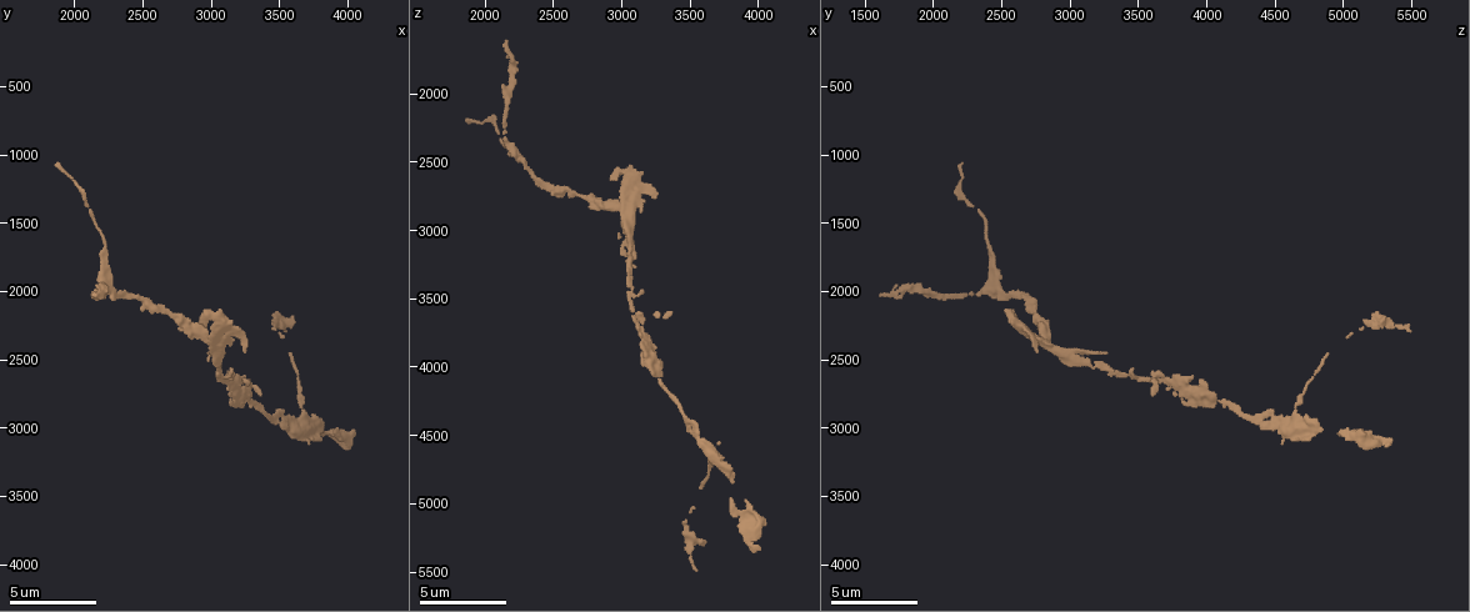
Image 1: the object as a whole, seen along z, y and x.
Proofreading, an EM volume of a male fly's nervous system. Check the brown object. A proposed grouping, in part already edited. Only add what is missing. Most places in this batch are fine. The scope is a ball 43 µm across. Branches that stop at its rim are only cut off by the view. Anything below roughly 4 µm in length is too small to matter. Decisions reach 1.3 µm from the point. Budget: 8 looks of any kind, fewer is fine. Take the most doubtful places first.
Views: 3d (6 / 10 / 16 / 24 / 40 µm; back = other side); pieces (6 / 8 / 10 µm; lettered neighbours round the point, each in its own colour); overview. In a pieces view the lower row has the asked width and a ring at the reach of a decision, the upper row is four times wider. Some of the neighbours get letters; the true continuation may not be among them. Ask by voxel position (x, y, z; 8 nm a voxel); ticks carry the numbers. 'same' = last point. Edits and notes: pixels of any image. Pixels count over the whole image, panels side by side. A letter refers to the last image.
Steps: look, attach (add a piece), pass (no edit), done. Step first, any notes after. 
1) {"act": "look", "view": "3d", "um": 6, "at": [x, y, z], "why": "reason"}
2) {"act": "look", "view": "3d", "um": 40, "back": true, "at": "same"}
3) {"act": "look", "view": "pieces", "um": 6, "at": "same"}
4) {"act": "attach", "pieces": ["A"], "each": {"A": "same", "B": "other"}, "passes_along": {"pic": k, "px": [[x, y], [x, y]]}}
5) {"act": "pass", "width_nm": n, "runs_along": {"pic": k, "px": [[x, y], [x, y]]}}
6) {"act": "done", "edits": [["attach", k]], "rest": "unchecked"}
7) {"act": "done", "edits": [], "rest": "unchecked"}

{"act": "look", "view": "pieces", "um": 10, "at": [2160, 2000, 1640], "why": "thin end"}

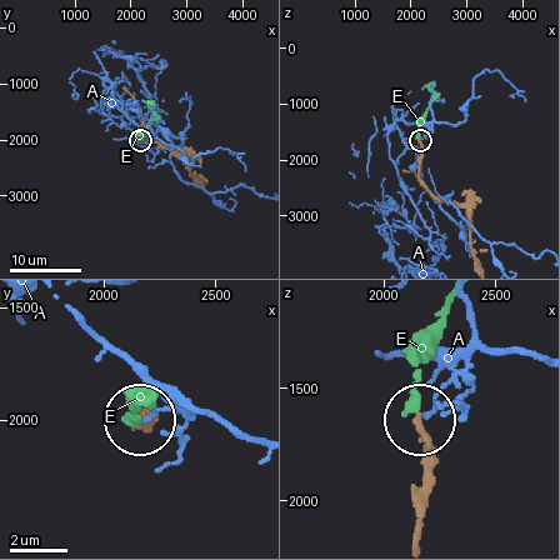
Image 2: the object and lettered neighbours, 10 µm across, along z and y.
{"act": "attach", "pieces": ["E"], "each": {"A": "other", "E": "same"}, "passes_along": {"pic": 2, "px": [[420, 486], [425, 439], [418, 368], [444, 303]]}, "found": "it goes on there"}

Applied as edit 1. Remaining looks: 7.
{"act": "look", "view": "pieces", "um": 8, "at": [3360, 2760, 3620], "why": "branch stops here"}

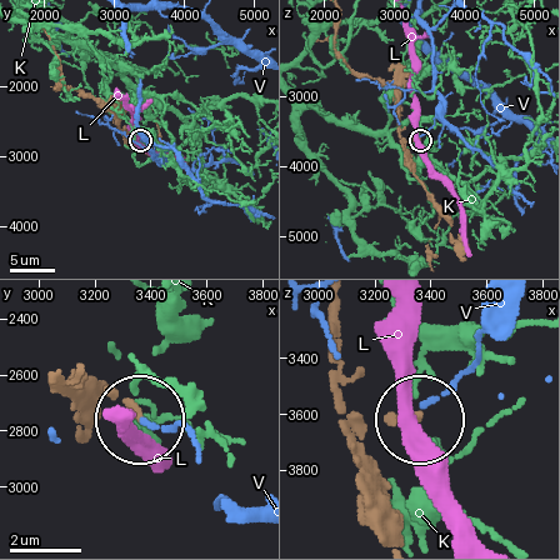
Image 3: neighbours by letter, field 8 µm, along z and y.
{"act": "pass", "each": {"K": "other", "L": "other", "V": "other"}, "found": "none of them fits"}

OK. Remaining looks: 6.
{"act": "look", "view": "pieces", "um": 6, "at": [2980, 2160, 2580], "why": "branch stops here"}

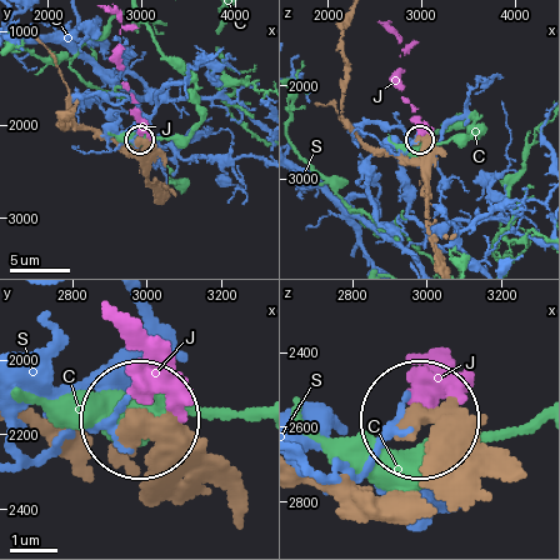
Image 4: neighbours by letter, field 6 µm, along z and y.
{"act": "attach", "pieces": ["J"], "width_nm": 340, "each": {"C": "other", "J": "same", "S": "other"}, "passes_along": {"pic": 4, "px": [[165, 495], [178, 388], [134, 328]]}, "found": "it goes on there"}

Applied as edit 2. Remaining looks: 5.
{"act": "look", "view": "pieces", "um": 6, "at": [1880, 1080, 2200], "why": "free end"}

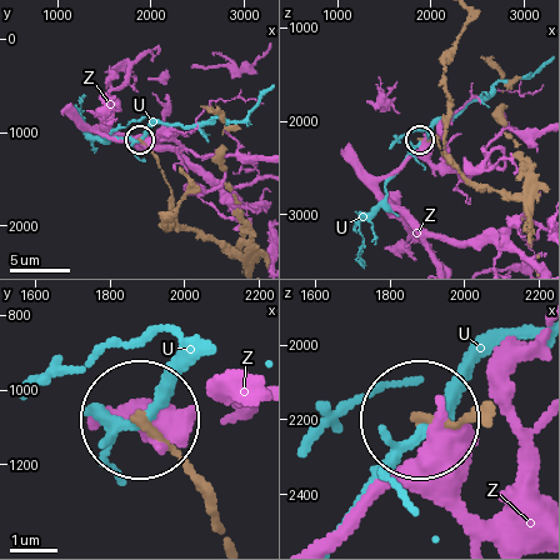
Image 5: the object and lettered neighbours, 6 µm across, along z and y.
{"act": "pass", "each": {"U": "other", "Z": "other"}, "runs_along": {"pic": 5, "px": [[221, 528], [138, 424]]}, "found": "no lettered piece goes on from it"}

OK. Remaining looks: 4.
{"act": "done", "edits": [["attach", 2], ["attach", 4]], "rest": "unchecked"}

